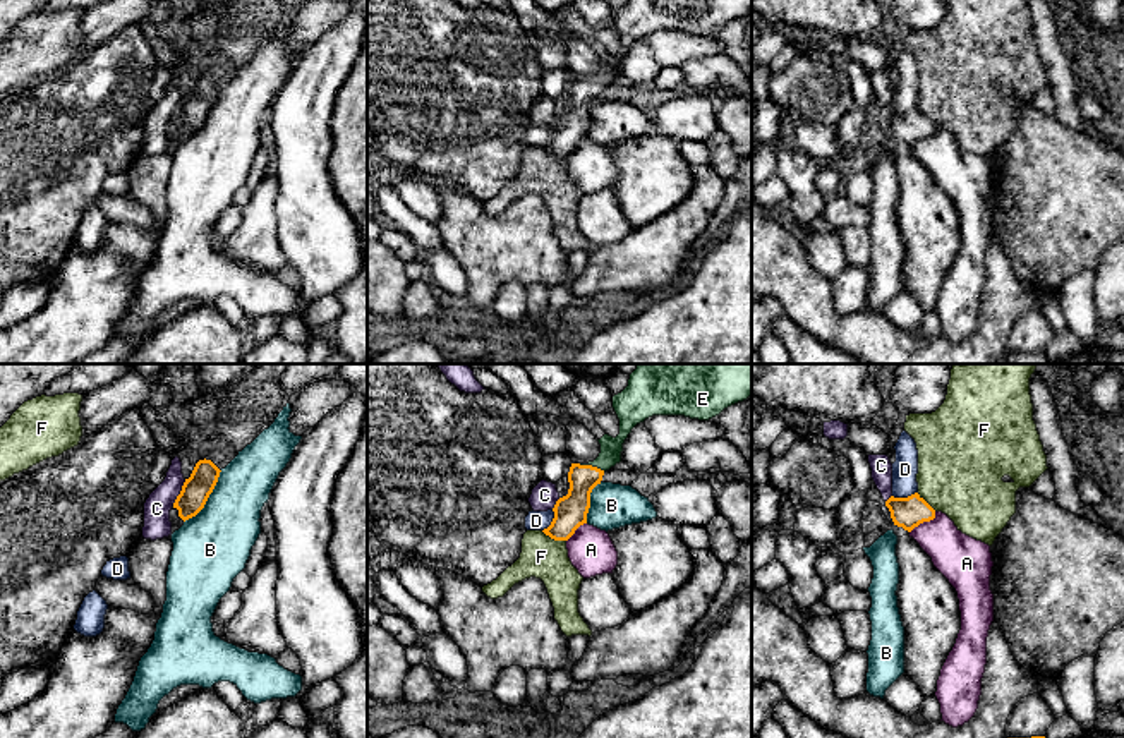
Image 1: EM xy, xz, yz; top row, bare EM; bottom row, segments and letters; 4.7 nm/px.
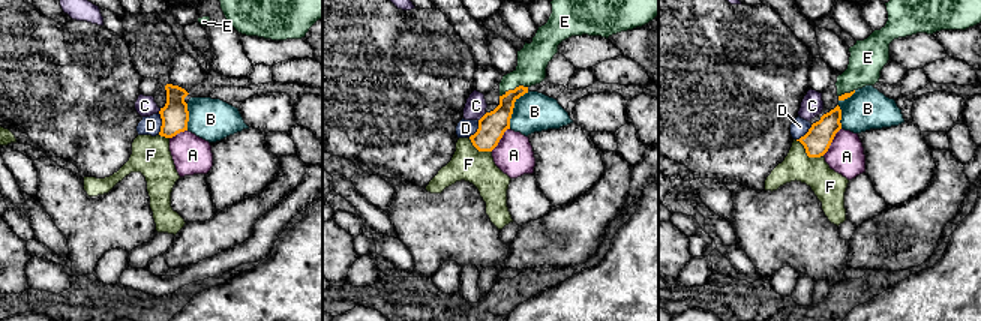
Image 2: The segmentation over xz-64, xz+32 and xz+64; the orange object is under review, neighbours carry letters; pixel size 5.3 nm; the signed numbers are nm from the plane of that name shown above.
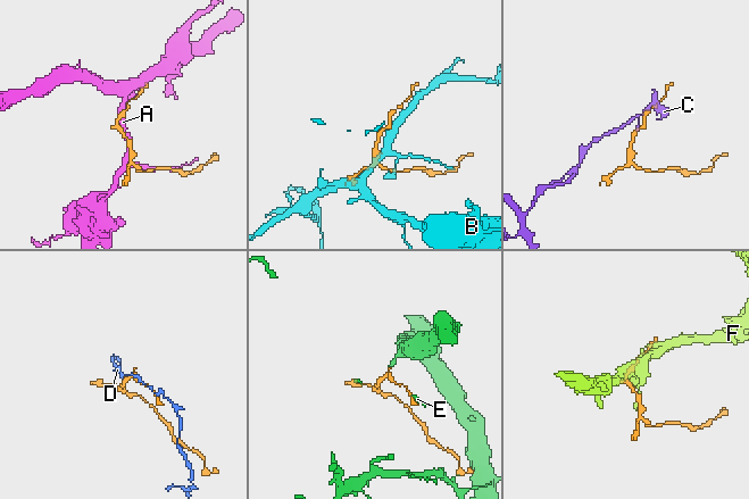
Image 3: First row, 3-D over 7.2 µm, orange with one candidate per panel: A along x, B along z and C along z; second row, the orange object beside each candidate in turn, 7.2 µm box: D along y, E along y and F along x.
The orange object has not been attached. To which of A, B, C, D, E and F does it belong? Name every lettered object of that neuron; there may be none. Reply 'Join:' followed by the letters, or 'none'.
Join: E

